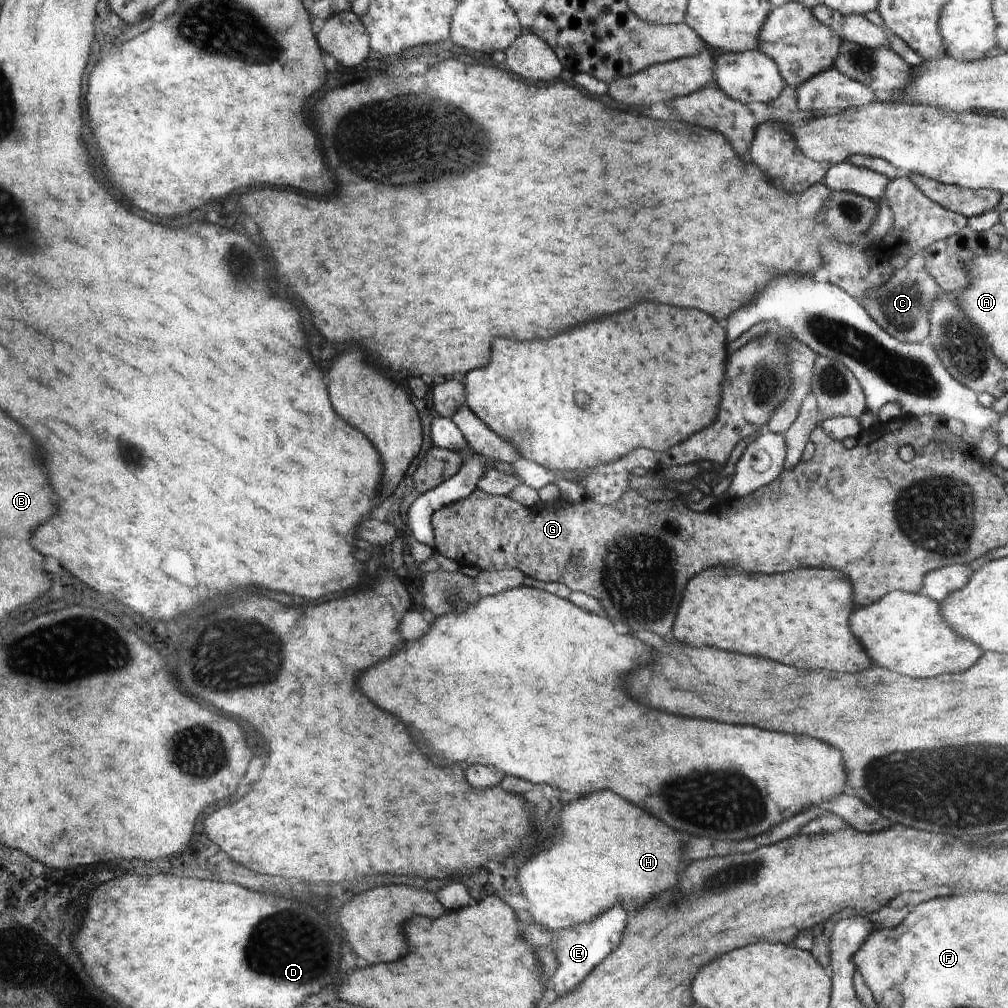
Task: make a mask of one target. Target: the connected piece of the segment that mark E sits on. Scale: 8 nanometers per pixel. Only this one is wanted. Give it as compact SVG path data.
M616 905L589 923L561 931L542 931L534 924L524 923L522 925L522 934L534 946L535 950L540 946L549 946L556 952L559 965L550 980L554 982L556 994L562 998L562 996L570 994L572 990L576 990L584 978L617 946L620 946L628 921L629 916L625 911L625 907L623 905Z

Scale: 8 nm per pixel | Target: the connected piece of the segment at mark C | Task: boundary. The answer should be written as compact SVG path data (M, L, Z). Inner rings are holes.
M920 252L908 258L901 269L894 271L893 275L869 293L861 304L890 336L897 337L899 341L922 343L927 341L930 330L928 311L939 292L938 283L925 267L925 256Z

